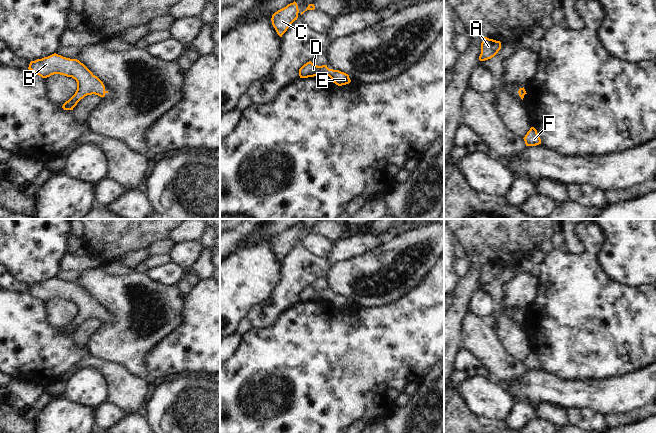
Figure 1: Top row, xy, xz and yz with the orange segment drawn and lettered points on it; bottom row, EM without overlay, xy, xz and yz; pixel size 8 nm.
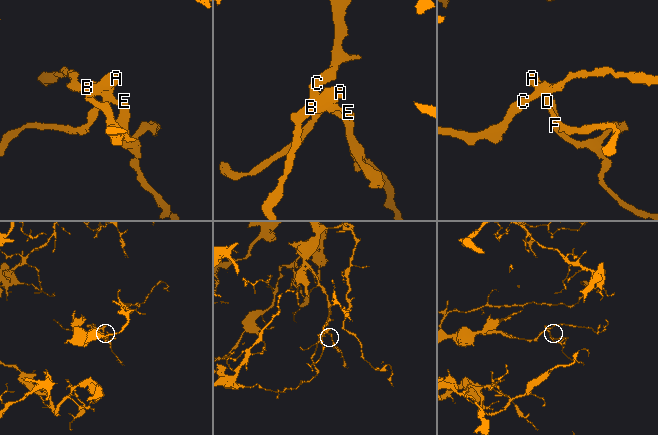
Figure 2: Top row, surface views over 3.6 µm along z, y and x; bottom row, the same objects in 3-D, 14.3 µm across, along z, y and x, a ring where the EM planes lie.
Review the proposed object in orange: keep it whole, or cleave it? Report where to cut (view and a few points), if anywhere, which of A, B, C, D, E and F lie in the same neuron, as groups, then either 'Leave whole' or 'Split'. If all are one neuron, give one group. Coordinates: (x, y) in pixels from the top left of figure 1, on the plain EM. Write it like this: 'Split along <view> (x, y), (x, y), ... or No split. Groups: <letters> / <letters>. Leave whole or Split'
No split. Groups: A B C D E F. Leave whole.

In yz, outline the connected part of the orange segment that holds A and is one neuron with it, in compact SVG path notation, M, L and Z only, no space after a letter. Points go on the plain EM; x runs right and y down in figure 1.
M483 261L481 267L481 278L479 280L480 285L485 285L494 281L501 273L501 266L487 261Z

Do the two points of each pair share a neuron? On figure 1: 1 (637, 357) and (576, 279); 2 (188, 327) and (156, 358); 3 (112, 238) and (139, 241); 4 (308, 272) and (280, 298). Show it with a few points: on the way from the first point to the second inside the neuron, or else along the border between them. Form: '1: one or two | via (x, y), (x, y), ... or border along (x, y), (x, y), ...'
1: one | via (620, 338), (609, 327), (608, 320), (586, 298)
2: one | via (185, 336), (165, 356)
3: one | via (119, 238), (132, 238)
4: one | via (301, 277), (287, 291)

